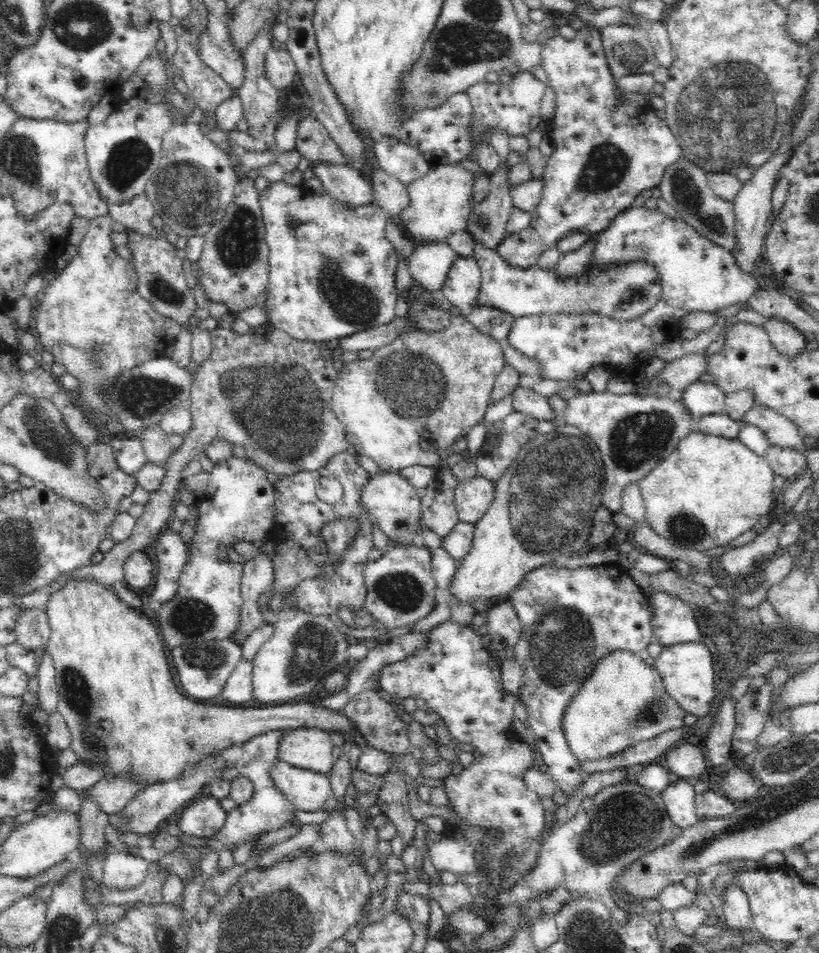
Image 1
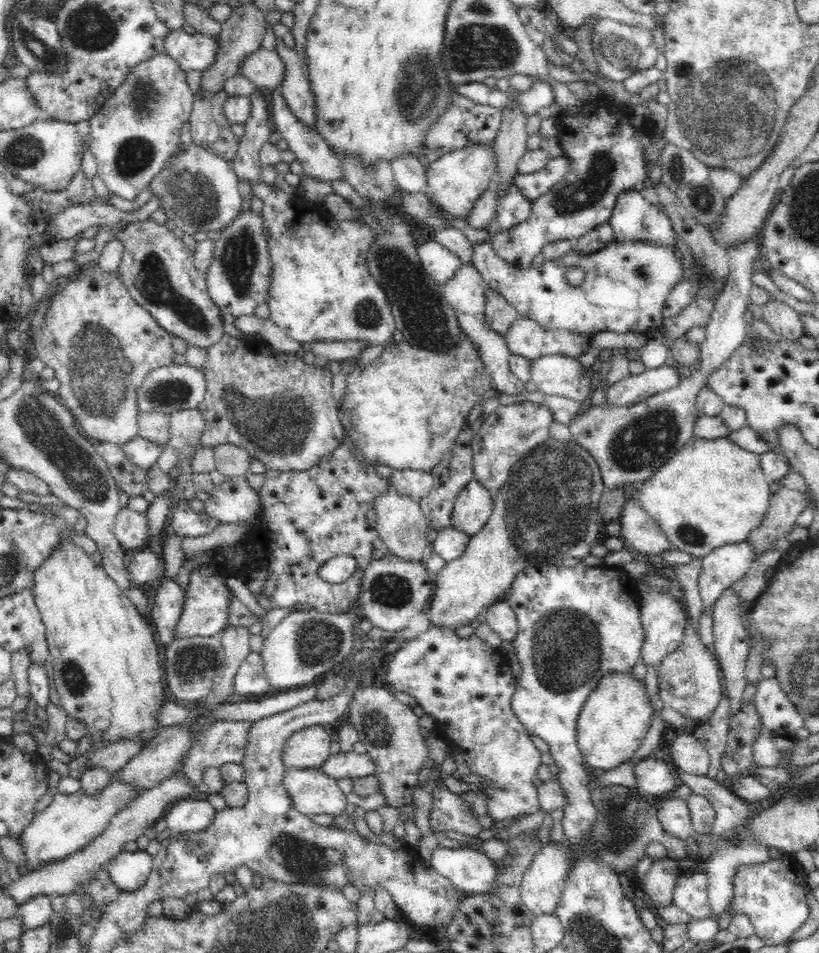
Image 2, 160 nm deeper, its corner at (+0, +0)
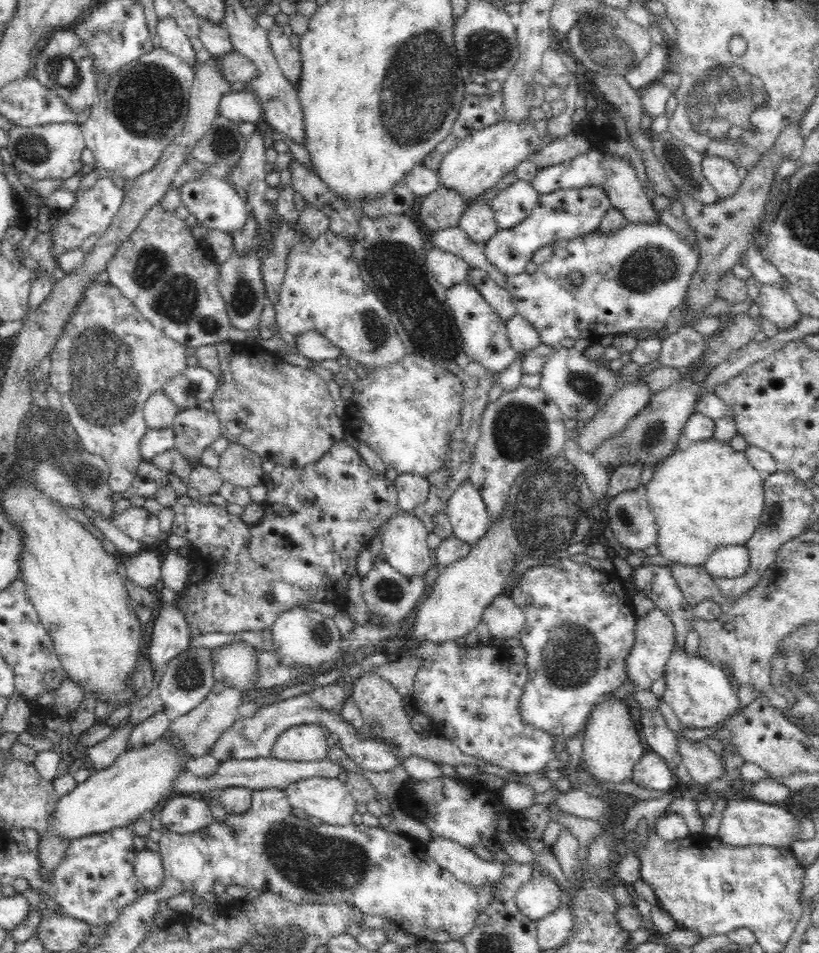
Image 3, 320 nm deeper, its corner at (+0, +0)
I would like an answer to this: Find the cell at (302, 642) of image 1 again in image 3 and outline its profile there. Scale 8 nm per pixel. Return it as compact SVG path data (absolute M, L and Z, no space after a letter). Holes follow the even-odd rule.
M296 605L282 612L280 616L274 621L271 628L273 642L277 648L276 654L281 661L294 670L294 664L298 666L329 666L334 654L338 652L340 648L340 631L336 628L336 624L332 617L326 617L315 610L312 610L308 606Z

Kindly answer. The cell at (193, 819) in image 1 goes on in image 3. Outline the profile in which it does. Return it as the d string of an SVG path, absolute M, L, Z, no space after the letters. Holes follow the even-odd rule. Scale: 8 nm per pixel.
M172 794L158 818L168 831L178 834L192 833L214 822L211 808L204 799L182 794Z

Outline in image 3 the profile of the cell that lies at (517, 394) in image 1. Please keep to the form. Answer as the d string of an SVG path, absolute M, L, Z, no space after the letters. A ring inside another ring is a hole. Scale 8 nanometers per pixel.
M466 280L447 289L446 298L460 331L466 355L495 373L506 370L506 366L514 362L517 354L517 350L514 350L507 337L506 321L495 314L495 310L492 310L492 307L478 293L478 289Z

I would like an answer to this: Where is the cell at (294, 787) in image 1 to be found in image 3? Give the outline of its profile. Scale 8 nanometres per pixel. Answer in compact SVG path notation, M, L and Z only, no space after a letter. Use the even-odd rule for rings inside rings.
M306 778L301 781L290 783L284 788L284 795L291 807L303 810L306 815L316 816L324 824L332 826L346 826L352 824L352 816L357 812L357 802L349 793L344 782L336 778Z

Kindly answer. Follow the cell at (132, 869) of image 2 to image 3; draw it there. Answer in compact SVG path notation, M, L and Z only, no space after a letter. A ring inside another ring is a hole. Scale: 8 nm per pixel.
M148 848L136 853L134 861L134 874L138 877L139 883L148 891L158 890L165 879L165 866L159 851L152 851Z

